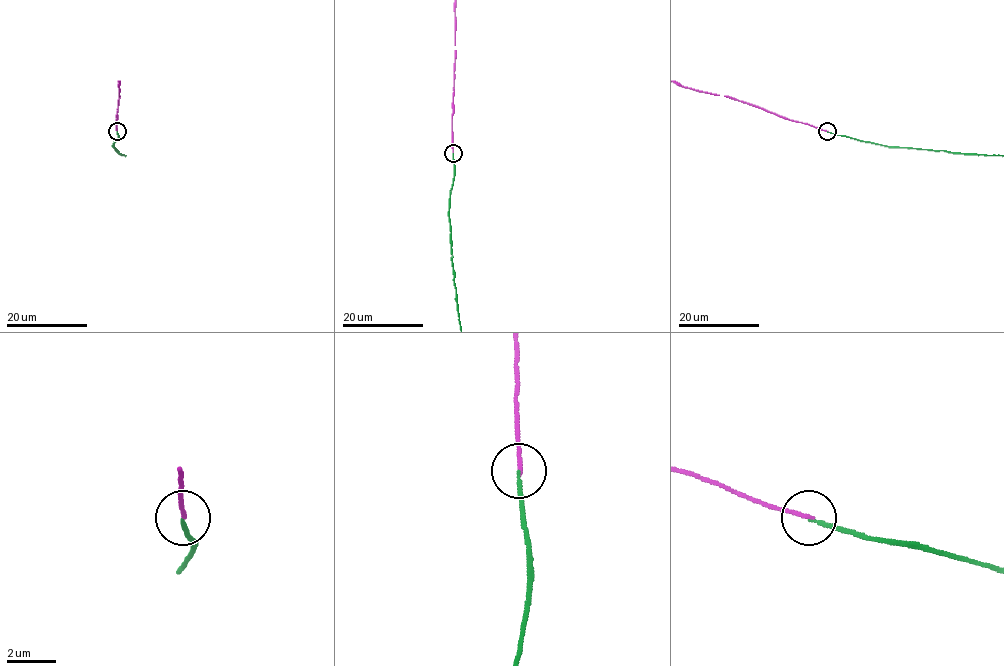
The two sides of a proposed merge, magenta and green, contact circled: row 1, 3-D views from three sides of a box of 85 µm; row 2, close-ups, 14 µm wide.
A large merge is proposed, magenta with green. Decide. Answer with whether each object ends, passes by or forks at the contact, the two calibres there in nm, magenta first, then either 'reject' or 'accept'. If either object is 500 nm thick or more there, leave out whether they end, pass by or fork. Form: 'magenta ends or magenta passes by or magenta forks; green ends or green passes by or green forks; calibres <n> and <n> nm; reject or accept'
magenta ends; green ends; calibres 150 and 130 nm; reject

